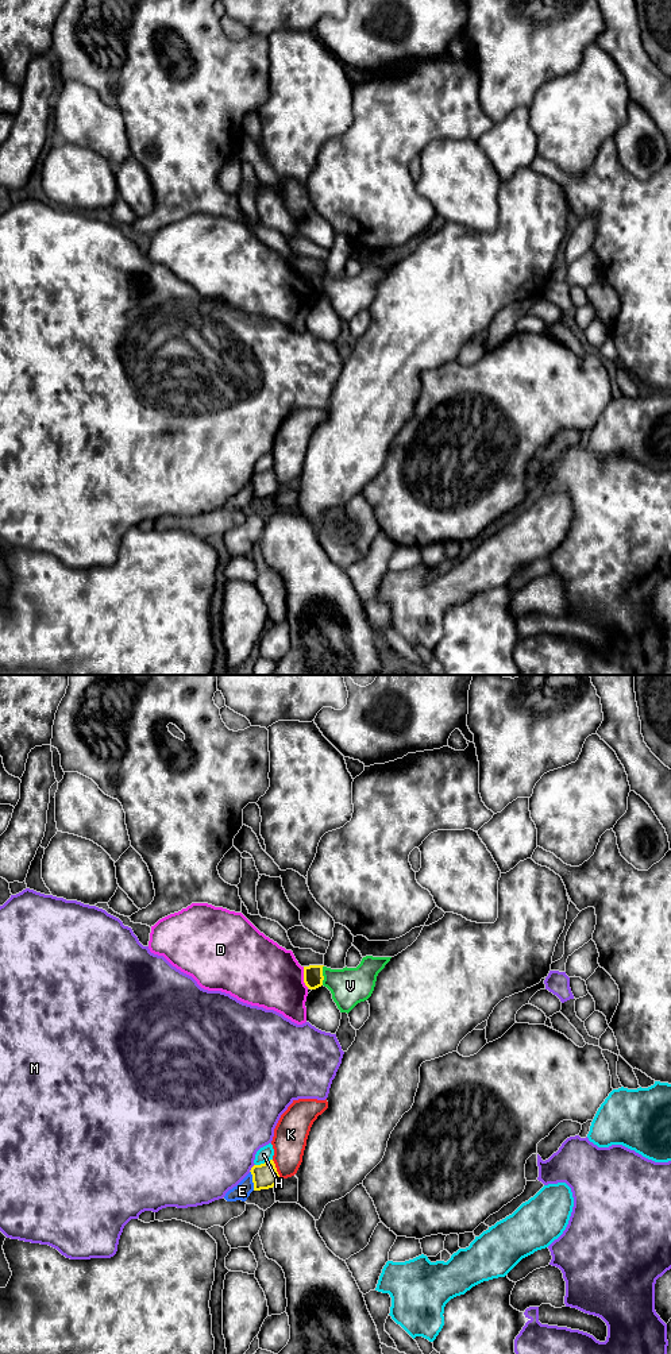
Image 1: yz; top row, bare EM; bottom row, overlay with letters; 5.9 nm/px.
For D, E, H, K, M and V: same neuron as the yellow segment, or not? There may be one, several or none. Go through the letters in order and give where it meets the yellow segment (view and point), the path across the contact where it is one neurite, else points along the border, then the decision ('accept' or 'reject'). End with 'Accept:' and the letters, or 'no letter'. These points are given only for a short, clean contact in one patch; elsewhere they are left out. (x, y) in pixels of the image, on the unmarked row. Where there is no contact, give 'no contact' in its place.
D: yz (304, 286) | reject
E: yz (253, 489) | reject
H: yz (265, 471) | reject
K: yz (276, 478) | reject
M: yz (251, 477) | reject
V: yz (321, 284) | along yz (323, 274), (321, 293) | reject
Accept: no letter

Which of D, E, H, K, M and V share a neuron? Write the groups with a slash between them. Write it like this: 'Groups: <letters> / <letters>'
Groups: D / E / H / K / M / V

